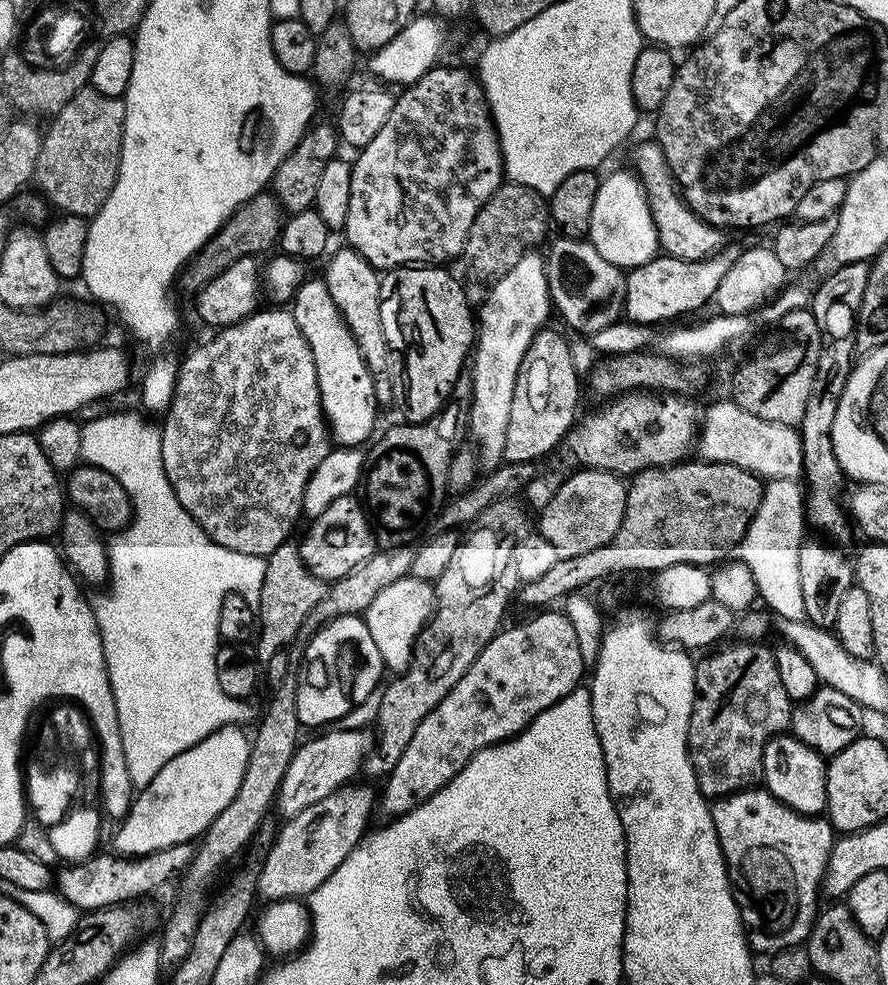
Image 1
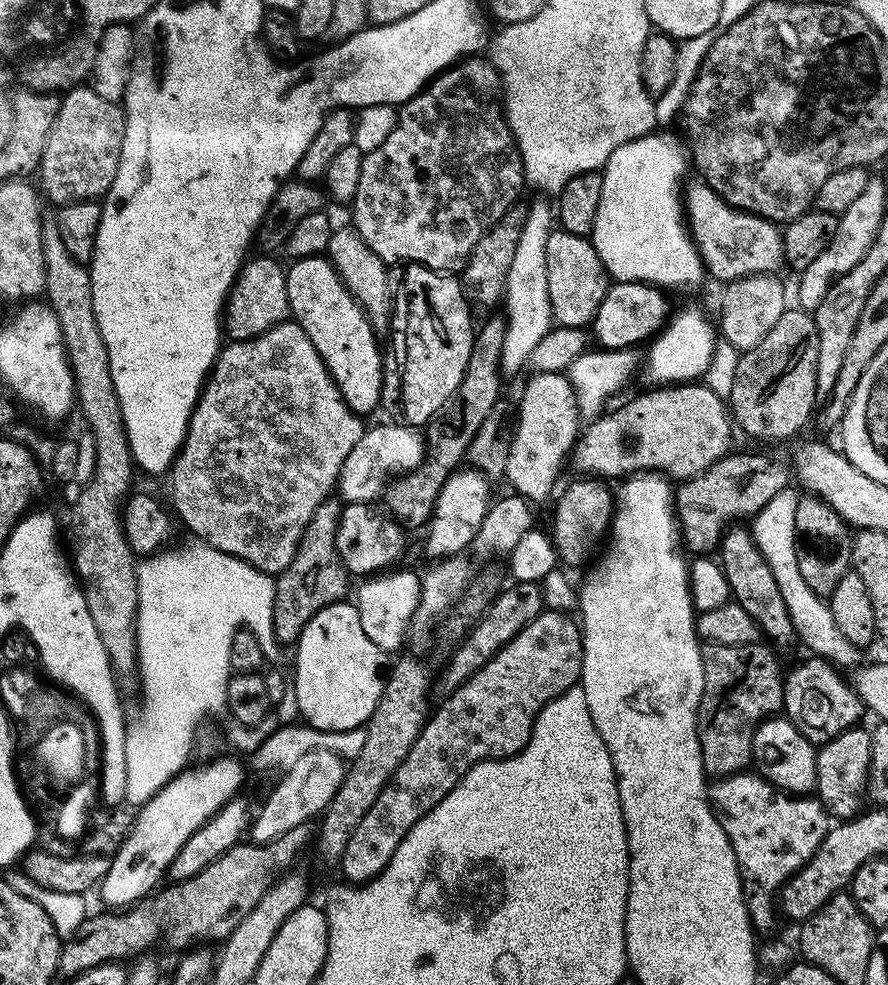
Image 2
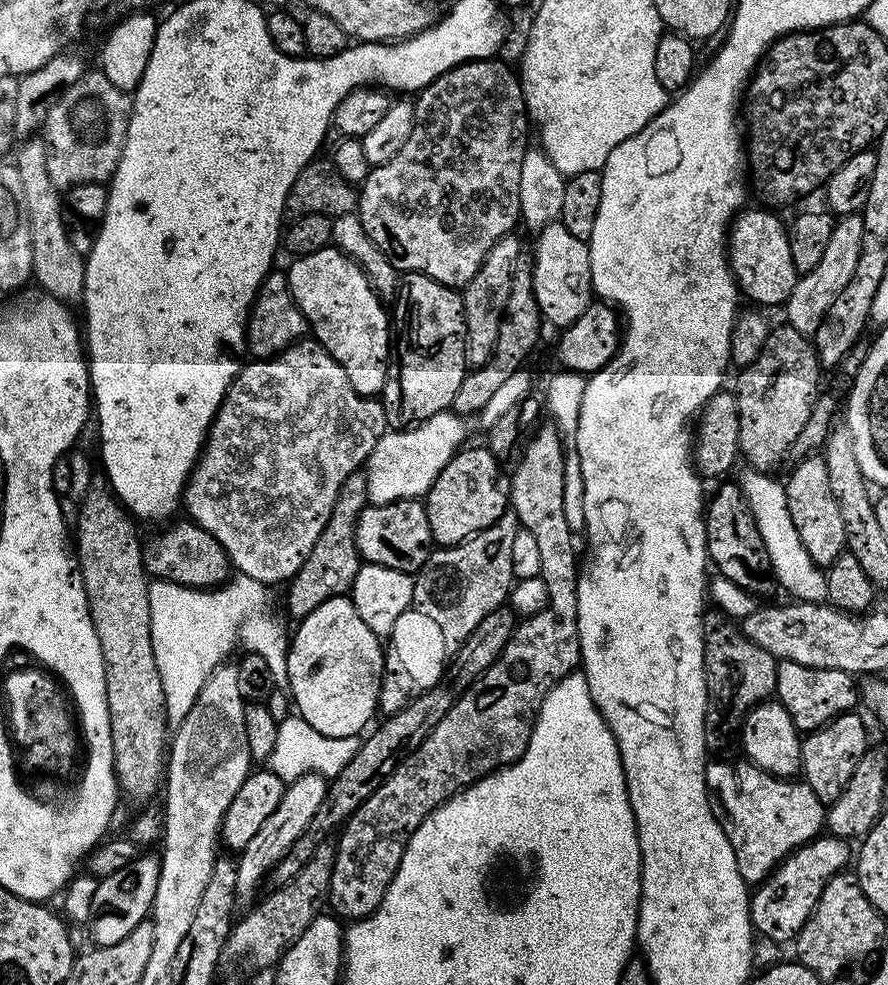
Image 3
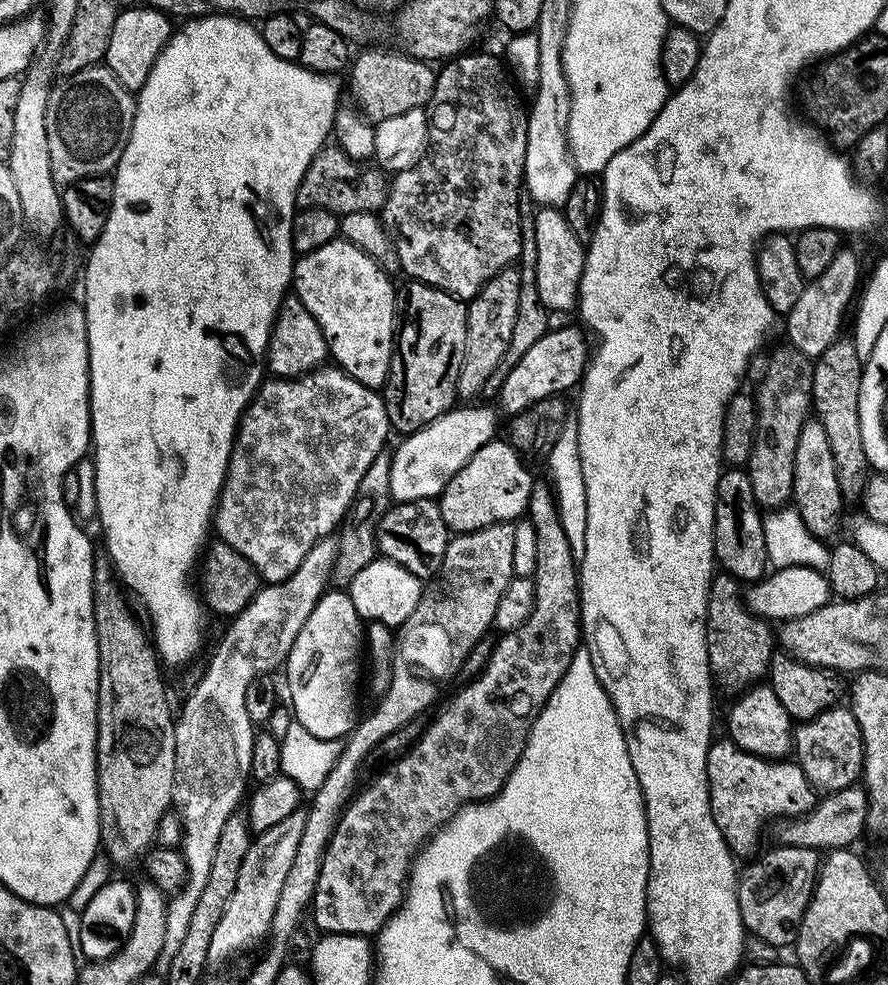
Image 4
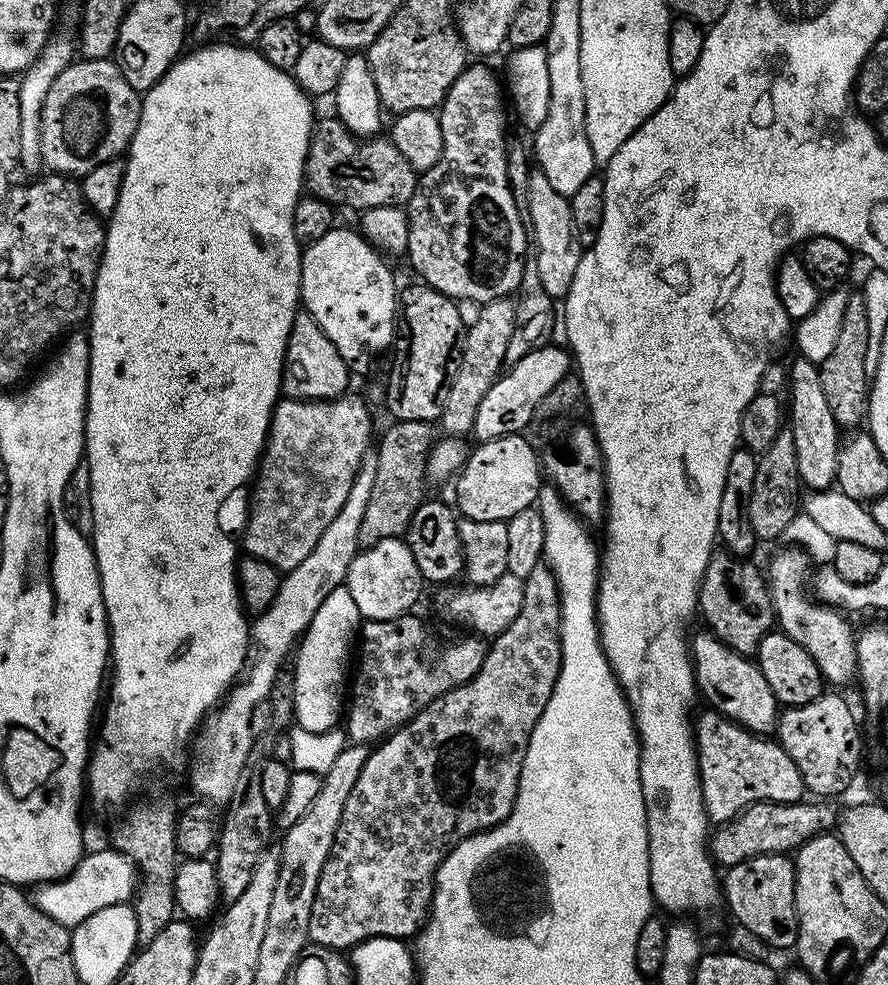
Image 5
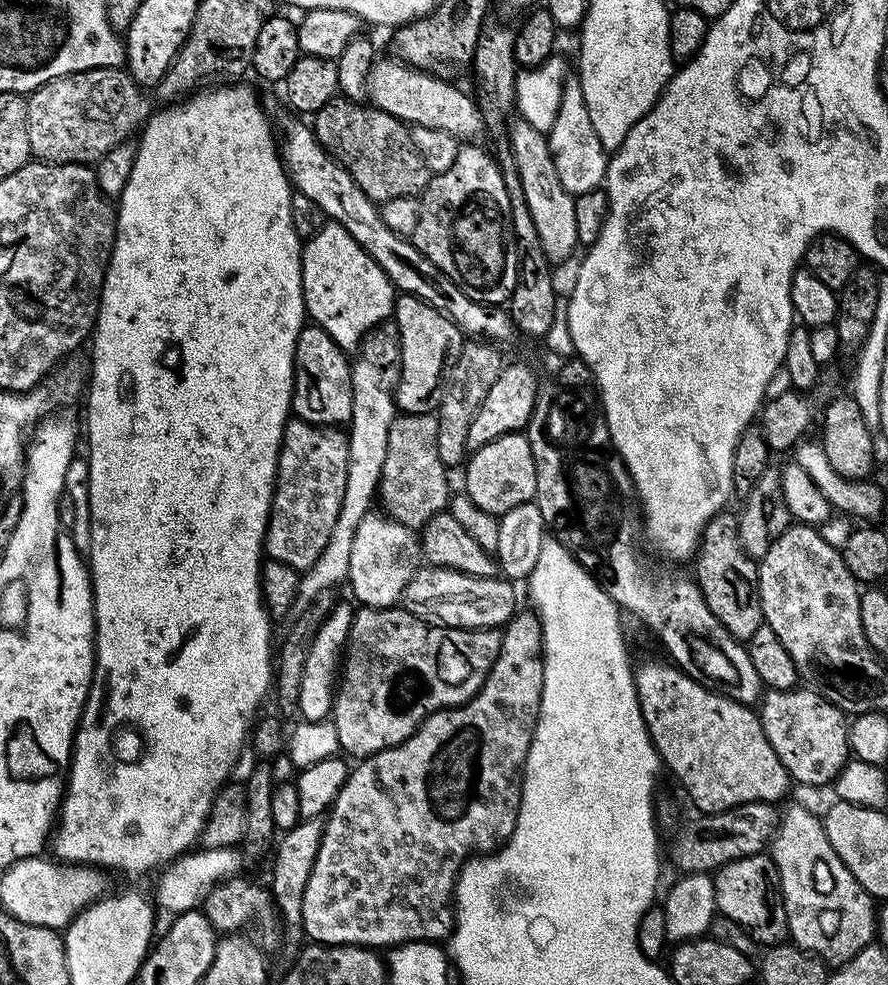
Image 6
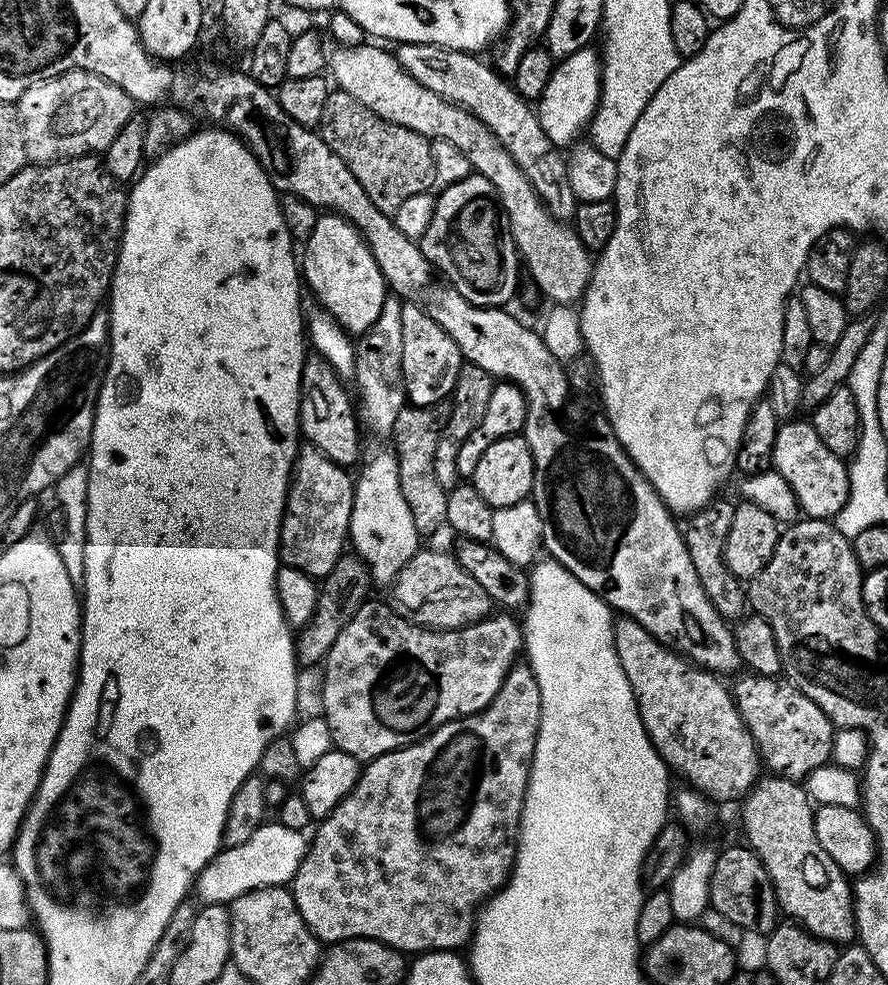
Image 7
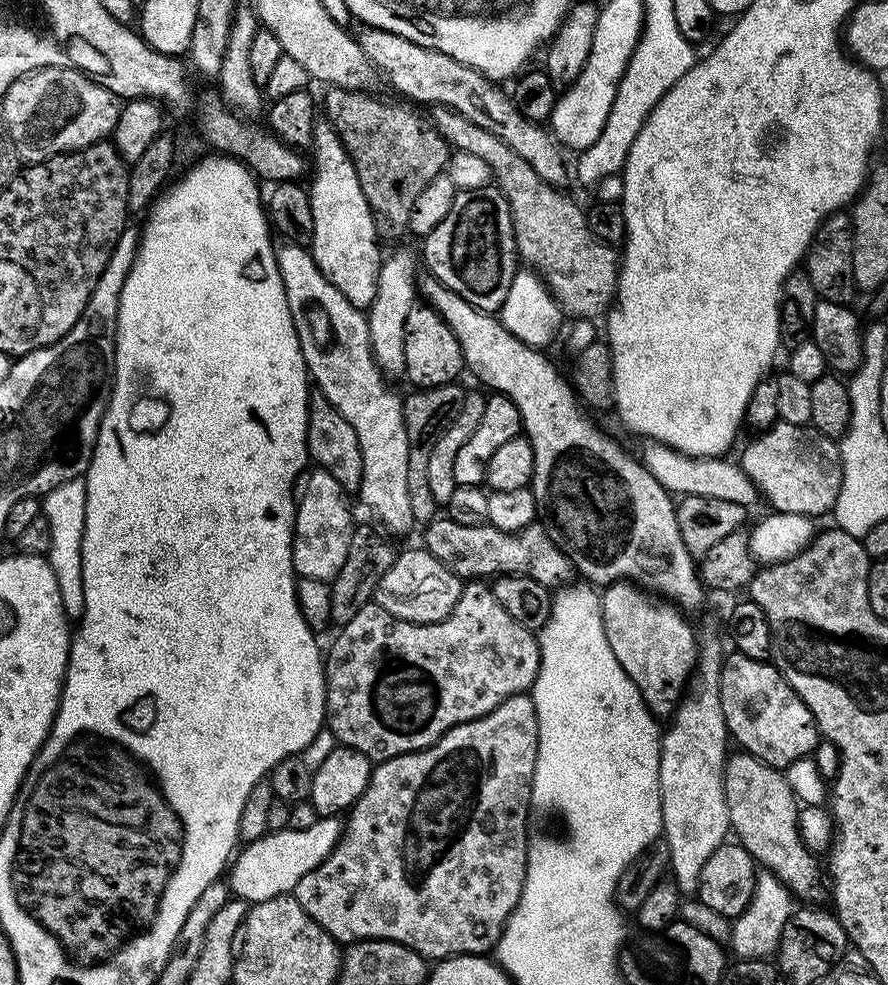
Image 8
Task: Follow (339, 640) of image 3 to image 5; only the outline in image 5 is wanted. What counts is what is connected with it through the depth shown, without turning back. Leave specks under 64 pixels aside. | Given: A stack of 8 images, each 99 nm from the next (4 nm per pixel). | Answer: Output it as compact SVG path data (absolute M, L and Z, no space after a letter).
M347 586L330 590L330 594L326 594L326 599L322 601L322 606L318 606L294 652L294 720L299 727L311 732L328 732L341 723L342 709L346 704L346 685L350 680L348 659L351 656L353 659L354 641L361 623L360 611L354 598L350 598Z

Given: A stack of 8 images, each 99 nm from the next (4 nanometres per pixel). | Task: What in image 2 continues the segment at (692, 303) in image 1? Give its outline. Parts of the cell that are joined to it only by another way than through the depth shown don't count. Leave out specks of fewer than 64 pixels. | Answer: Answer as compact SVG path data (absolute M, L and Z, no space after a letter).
M637 280L609 283L590 325L591 335L601 349L632 348L645 340L651 341L670 319L668 300L654 284L640 284Z

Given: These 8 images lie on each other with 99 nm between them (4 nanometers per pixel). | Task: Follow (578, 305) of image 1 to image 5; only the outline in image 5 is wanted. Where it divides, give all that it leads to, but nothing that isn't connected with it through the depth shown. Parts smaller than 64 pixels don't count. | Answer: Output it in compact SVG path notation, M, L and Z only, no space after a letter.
M532 170L529 174L529 206L533 228L530 240L536 248L538 281L541 290L553 298L567 296L570 286L574 282L574 270L578 270L578 262L582 249L576 241L576 231L572 225L572 215L568 205L569 197L563 196L554 187L546 174L539 170Z

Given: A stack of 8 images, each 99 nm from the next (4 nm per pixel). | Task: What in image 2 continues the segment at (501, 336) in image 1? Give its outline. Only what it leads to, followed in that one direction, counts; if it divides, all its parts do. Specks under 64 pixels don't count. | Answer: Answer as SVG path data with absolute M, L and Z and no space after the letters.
M536 198L525 209L522 233L519 235L517 249L514 250L510 270L502 301L504 317L507 322L506 335L503 339L500 369L503 375L516 374L524 370L527 360L540 340L554 326L552 307L550 306L549 287L547 285L546 245L554 226L554 210L547 199Z

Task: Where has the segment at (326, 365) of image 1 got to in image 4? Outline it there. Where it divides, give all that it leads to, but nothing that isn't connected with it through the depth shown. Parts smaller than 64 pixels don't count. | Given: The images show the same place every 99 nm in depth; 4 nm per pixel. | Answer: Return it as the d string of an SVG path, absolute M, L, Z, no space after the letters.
M337 238L326 242L310 254L299 257L292 266L294 294L314 314L314 322L326 338L328 355L350 378L362 382L362 386L383 389L388 375L394 371L394 345L398 335L398 288L392 285L393 277L382 271L358 246Z

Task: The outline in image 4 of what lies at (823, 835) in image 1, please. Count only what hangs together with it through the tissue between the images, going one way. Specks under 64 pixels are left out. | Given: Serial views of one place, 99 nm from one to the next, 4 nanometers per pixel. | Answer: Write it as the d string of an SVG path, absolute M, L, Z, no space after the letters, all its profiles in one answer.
M716 738L708 748L708 793L710 806L714 814L714 822L718 822L718 830L722 830L722 838L728 844L733 857L752 858L761 851L760 835L764 832L764 824L771 825L781 818L795 818L804 815L816 807L818 799L812 784L802 774L799 764L791 759L763 760L760 756L742 750L730 739Z

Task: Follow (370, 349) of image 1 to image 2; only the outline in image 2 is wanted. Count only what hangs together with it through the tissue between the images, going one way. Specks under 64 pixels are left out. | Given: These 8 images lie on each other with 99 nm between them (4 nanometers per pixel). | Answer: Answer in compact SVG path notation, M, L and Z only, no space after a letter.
M351 226L333 227L326 255L342 278L346 290L350 290L358 306L362 306L362 310L368 315L372 329L378 334L387 333L394 315L394 284L388 281L389 265L382 258L378 258L378 254L374 254L374 250L366 246L366 242L362 242L356 229Z

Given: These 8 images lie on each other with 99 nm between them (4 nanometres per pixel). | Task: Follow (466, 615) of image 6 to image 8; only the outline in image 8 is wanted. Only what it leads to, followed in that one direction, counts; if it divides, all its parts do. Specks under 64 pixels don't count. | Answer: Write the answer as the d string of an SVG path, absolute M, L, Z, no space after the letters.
M417 546L408 548L405 552L403 549L390 570L382 574L382 582L378 582L376 587L374 603L382 606L382 610L394 614L394 618L402 618L415 624L433 624L451 614L460 597L461 587L461 577L442 566L442 562L430 555L427 548Z

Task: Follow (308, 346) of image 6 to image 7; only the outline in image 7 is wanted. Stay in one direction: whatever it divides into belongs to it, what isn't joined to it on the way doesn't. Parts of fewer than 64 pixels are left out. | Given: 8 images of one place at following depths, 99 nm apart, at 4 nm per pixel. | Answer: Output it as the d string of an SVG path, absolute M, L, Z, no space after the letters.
M312 354L305 359L300 379L300 431L311 447L322 450L322 454L326 454L335 464L351 469L352 463L361 459L361 429L358 427L358 412L353 397L352 400L348 397L344 384L345 381L324 356Z

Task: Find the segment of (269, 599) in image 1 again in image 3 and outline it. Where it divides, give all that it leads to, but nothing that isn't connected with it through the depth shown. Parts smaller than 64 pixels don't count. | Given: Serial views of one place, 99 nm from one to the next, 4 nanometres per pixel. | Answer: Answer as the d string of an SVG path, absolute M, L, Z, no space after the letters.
M363 471L350 474L346 482L342 484L342 490L338 492L338 498L332 507L330 518L318 538L314 542L314 550L302 562L298 574L287 581L288 588L288 612L293 616L293 621L299 622L308 616L322 602L330 602L335 596L348 596L354 586L354 578L358 574L360 565L360 551L356 548L356 519L362 514L362 510L369 505L367 494L367 478Z

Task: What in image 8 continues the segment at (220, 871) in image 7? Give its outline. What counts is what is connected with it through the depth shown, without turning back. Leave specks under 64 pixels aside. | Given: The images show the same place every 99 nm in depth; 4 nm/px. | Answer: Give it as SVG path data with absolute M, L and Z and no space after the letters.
M322 816L316 819L314 826L309 826L306 830L287 827L281 832L268 832L245 843L244 849L239 849L238 855L230 864L231 895L253 905L275 896L295 893L298 882L302 882L302 878L310 874L310 870L314 870L332 853L334 846L340 841L341 831L342 824L337 817Z

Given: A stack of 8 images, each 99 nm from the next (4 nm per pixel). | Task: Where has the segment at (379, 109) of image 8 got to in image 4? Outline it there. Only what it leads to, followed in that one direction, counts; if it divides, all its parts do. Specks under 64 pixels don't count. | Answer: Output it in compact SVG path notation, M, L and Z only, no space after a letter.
M325 146L310 162L296 191L296 203L300 208L330 210L338 217L358 210L379 213L388 197L389 183L389 177L375 163L350 158L339 146Z

